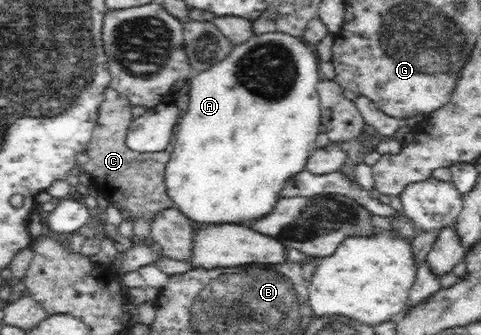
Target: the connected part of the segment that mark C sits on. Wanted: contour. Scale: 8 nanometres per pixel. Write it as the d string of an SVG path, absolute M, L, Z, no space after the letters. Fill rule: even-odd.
M112 87L105 88L101 110L96 116L99 120L91 141L85 148L84 154L89 158L78 166L79 170L90 176L90 185L101 196L124 214L131 222L144 220L151 224L153 218L167 208L173 206L173 200L166 195L164 184L164 166L169 160L169 149L159 152L143 152L131 149L126 143L129 126L133 120L131 103L123 94Z

